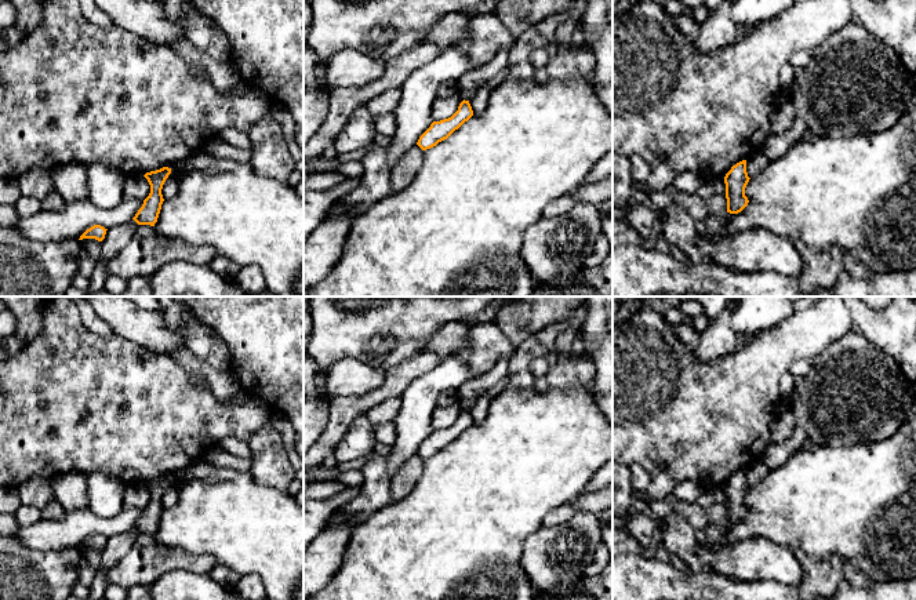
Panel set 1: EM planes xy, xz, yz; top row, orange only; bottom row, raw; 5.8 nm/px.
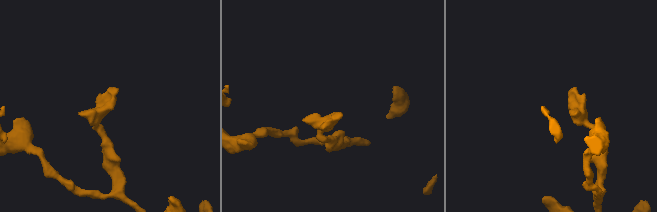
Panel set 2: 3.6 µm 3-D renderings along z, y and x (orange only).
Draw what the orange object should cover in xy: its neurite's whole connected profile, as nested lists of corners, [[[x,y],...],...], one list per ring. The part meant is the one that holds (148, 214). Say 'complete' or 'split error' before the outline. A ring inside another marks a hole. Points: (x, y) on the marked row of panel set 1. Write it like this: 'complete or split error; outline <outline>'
complete; outline [[[163,167],[160,170],[150,171],[143,175],[150,185],[150,193],[143,200],[142,207],[132,218],[138,225],[155,226],[155,223],[157,222],[161,204],[164,201],[161,189],[170,174],[171,174],[171,168]]]

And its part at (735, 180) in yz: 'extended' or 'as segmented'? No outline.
as segmented

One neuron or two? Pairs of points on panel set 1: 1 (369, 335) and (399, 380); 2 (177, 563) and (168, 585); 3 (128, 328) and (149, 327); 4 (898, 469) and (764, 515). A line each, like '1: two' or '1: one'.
1: two
2: two
3: one
4: one

